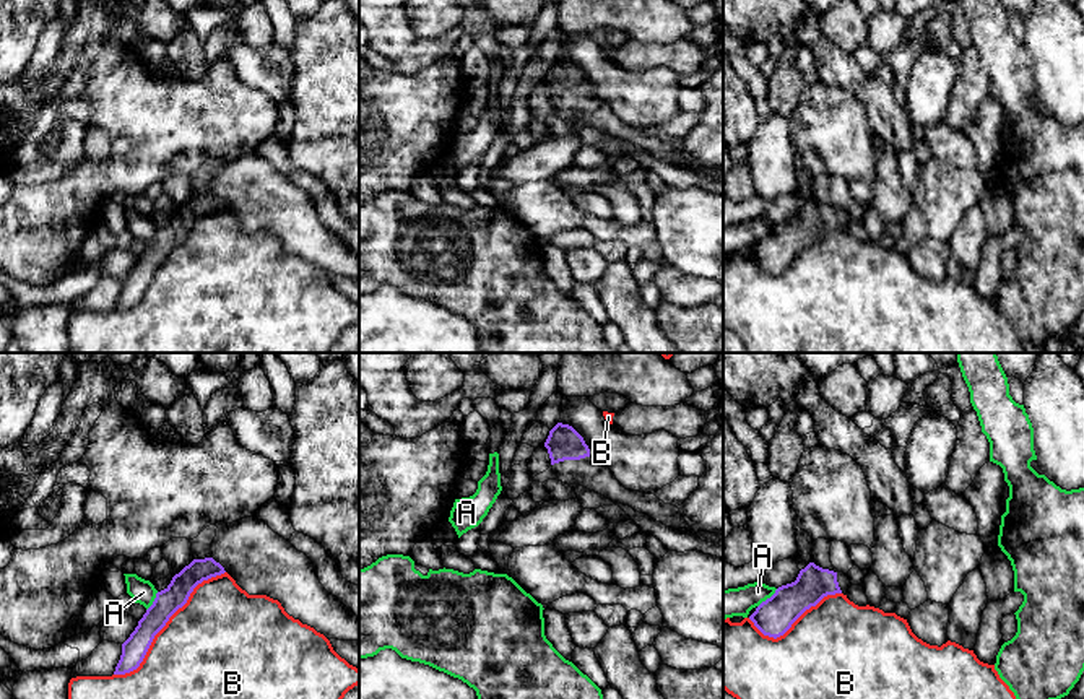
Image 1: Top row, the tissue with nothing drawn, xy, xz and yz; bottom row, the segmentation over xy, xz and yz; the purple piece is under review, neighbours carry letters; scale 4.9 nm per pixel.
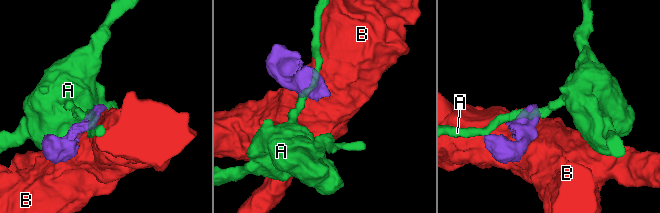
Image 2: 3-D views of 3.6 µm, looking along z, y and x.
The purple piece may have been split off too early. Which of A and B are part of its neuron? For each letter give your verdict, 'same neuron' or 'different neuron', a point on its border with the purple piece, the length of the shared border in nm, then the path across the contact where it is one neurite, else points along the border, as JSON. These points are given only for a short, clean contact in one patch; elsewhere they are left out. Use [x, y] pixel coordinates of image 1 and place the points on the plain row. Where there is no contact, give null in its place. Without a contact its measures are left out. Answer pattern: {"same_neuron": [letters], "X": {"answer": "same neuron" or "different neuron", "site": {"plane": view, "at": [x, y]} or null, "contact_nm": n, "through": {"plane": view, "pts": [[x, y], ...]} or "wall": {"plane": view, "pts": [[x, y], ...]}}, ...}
{"same_neuron": [], "A": {"answer": "different neuron", "site": {"plane": "yz", "at": [767, 234]}, "contact_nm": 140, "wall": {"plane": "yz", "pts": [[777, 225], [758, 243]]}}, "B": {"answer": "different neuron", "site": {"plane": "xy", "at": [164, 260]}, "contact_nm": 750}}

